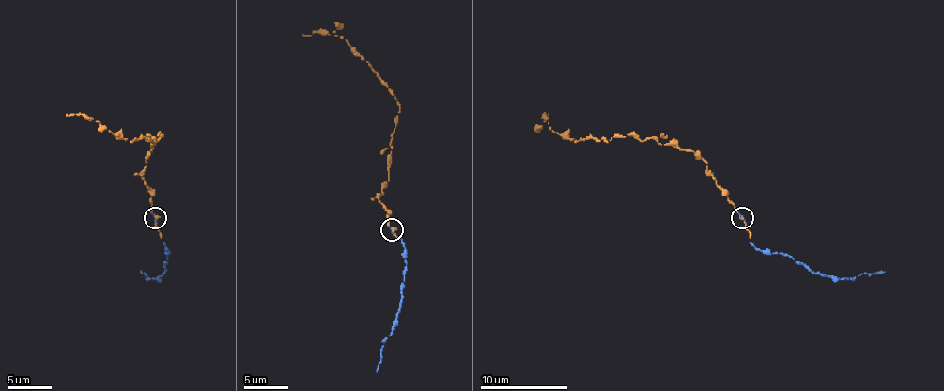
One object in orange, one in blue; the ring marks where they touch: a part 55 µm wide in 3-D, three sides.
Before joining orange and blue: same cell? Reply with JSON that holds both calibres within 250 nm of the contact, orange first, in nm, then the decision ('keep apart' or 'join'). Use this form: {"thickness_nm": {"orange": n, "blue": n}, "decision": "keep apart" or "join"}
{"thickness_nm": {"orange": 240, "blue": 140}, "decision": "join"}

